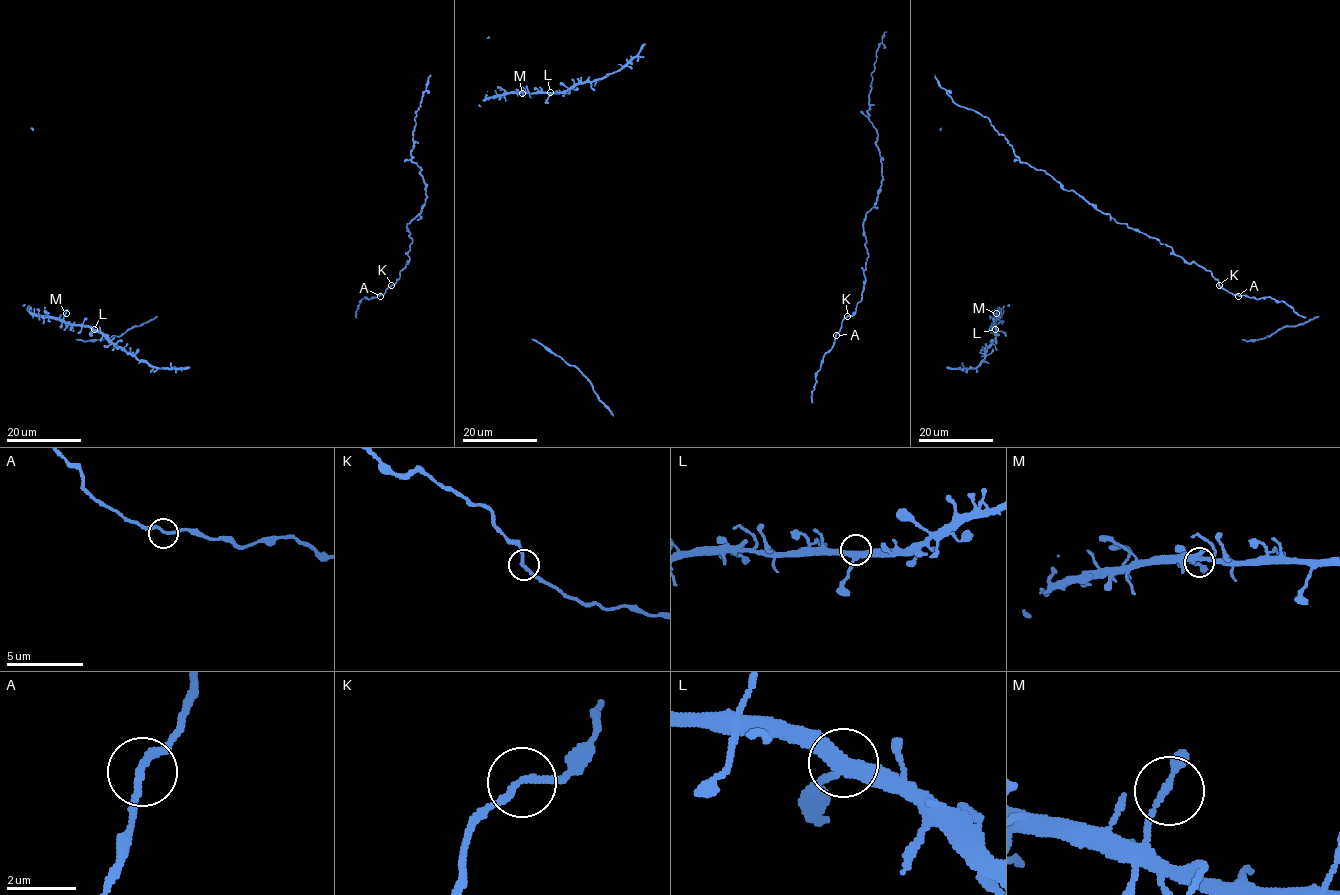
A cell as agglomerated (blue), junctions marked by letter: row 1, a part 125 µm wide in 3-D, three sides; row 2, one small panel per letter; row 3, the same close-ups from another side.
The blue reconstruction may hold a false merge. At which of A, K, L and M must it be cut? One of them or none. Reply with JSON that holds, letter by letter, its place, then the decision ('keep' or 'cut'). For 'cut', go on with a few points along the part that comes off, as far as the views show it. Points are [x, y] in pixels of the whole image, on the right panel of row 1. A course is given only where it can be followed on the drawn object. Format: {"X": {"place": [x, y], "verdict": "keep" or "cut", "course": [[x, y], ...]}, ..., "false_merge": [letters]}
{"A": {"place": [1238, 296], "verdict": "keep"}, "K": {"place": [1219, 285], "verdict": "keep"}, "L": {"place": [995, 329], "verdict": "keep"}, "M": {"place": [996, 313], "verdict": "keep"}, "false_merge": []}

